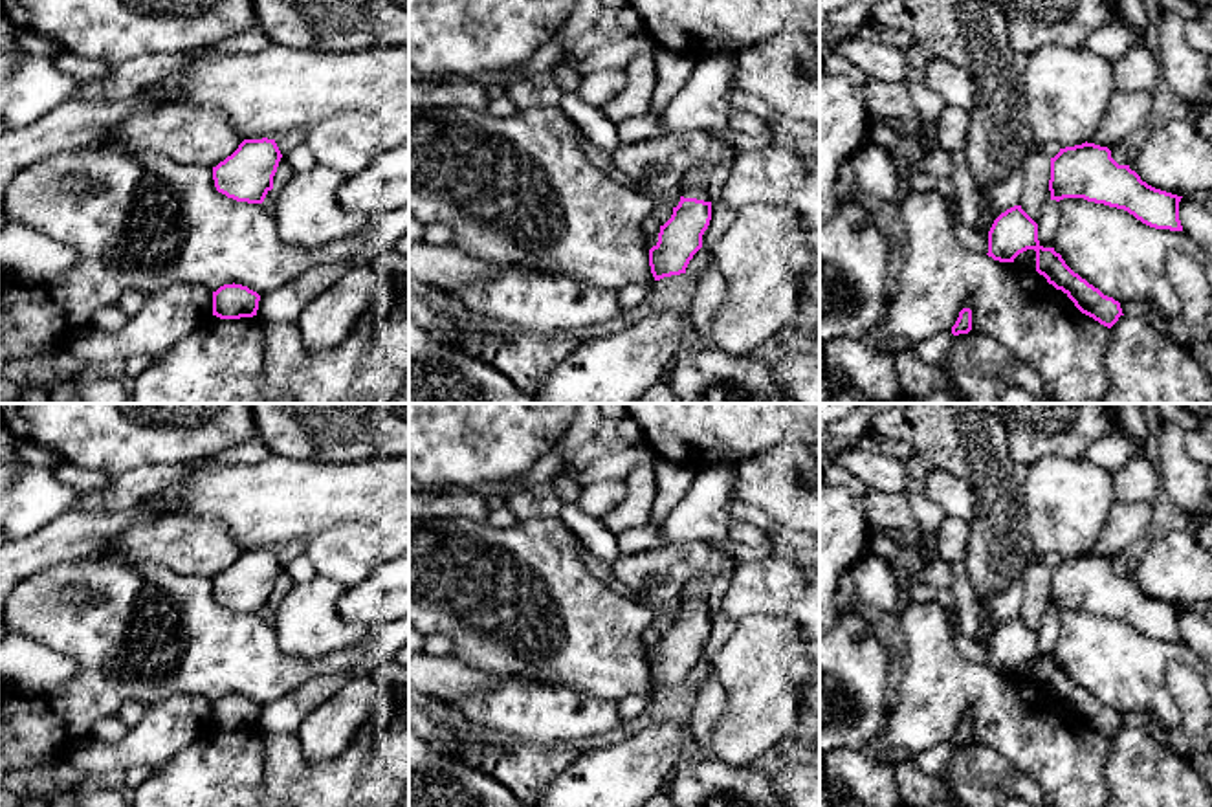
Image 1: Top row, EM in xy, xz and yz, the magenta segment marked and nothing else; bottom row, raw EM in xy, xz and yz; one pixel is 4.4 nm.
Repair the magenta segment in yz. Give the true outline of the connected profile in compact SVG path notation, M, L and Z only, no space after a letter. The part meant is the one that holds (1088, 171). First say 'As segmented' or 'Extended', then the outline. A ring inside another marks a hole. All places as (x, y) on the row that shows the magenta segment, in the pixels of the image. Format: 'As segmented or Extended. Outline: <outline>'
As segmented. Outline: M1082 143L1060 149L1051 158L1051 200L1084 198L1124 209L1155 229L1183 231L1179 202L1183 196L1155 189L1129 165L1118 165L1107 147Z

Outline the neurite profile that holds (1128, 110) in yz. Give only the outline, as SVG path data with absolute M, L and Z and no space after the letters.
M1118 90L1113 95L1107 110L1104 112L1096 132L1087 143L1095 143L1107 149L1118 145L1124 138L1128 138L1146 121L1151 108L1151 94Z

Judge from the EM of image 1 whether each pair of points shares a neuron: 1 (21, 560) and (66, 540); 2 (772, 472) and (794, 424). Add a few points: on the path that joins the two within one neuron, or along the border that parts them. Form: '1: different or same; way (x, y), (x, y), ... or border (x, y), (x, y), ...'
1: same; way (32, 554), (55, 541)
2: different; border (800, 439), (780, 441), (749, 459)

